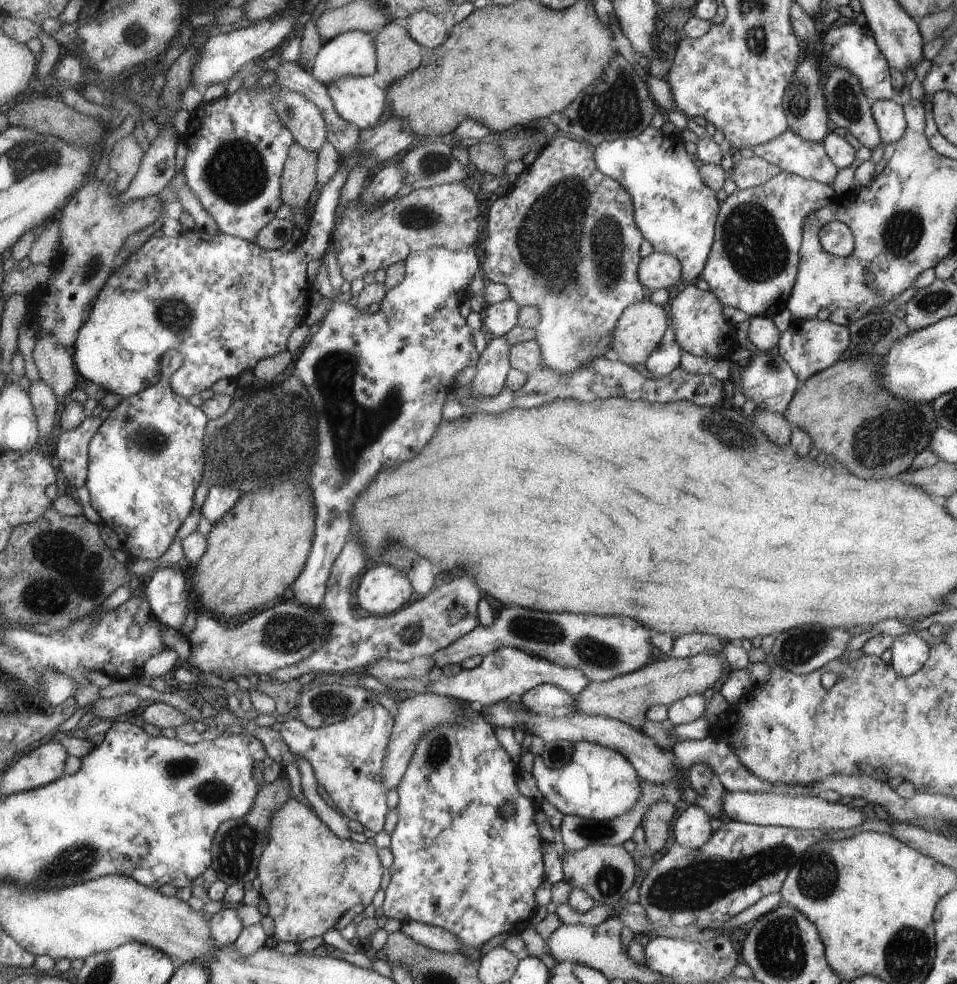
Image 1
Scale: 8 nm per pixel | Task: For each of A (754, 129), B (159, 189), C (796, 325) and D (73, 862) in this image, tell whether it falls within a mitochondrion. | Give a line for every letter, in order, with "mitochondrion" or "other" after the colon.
A: other
B: other
C: other
D: mitochondrion

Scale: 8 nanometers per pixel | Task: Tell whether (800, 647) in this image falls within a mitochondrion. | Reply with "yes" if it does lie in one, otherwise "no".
yes

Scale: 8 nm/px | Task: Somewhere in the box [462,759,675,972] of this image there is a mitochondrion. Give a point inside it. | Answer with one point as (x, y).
(609, 879)

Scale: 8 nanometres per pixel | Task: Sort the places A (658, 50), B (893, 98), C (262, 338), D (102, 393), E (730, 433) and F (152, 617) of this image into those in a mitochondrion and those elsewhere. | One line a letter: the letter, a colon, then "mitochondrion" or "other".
A: other
B: other
C: other
D: other
E: mitochondrion
F: other

